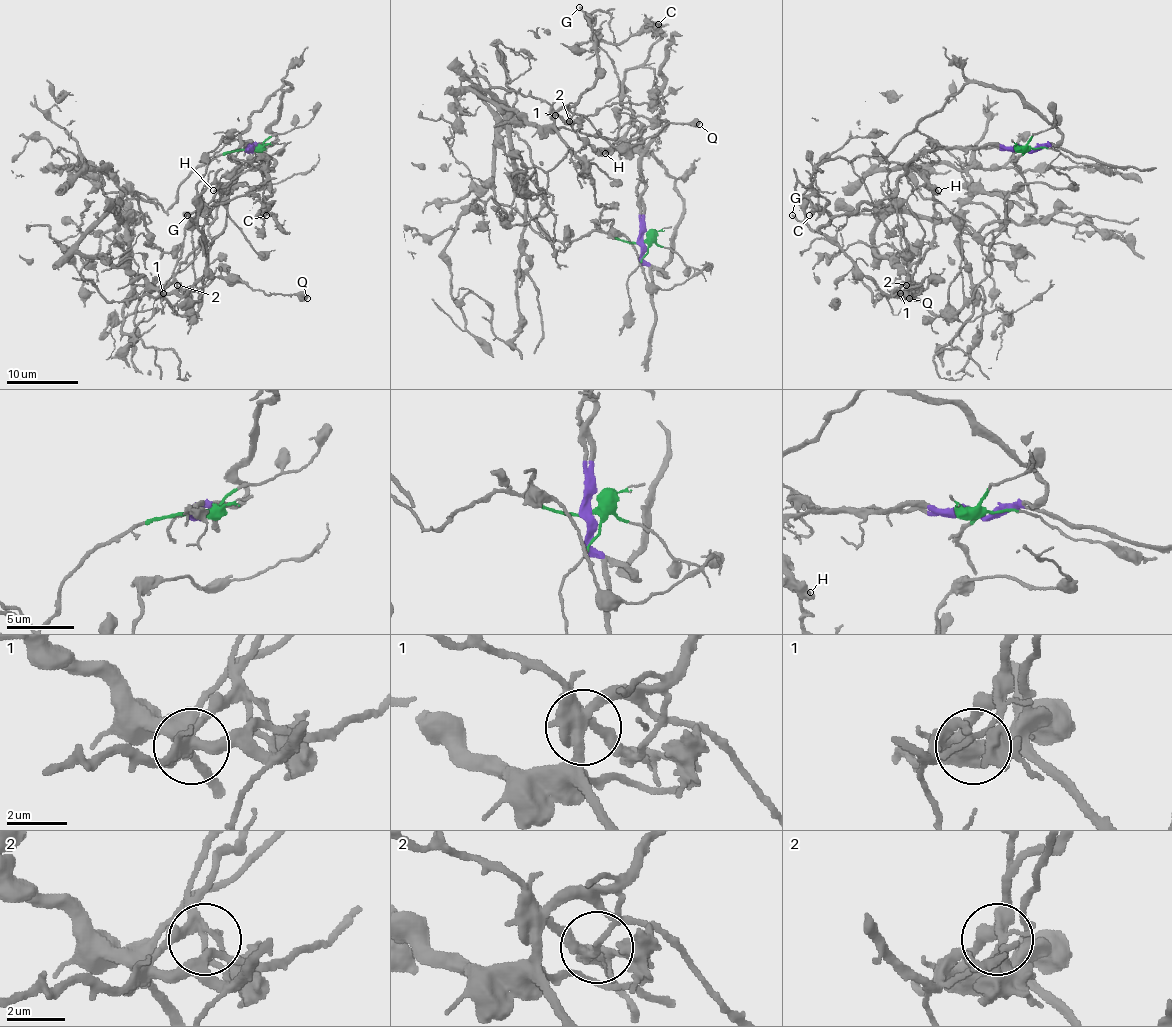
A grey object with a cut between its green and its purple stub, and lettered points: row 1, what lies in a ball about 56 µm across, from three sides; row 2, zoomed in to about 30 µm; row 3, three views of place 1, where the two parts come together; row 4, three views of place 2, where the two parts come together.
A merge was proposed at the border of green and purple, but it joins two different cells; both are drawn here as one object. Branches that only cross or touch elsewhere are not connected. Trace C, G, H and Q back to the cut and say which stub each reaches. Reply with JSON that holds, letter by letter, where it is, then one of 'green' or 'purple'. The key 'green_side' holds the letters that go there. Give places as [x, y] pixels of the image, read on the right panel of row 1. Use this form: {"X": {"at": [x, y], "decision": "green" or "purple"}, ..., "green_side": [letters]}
{"C": {"at": [809, 215], "decision": "purple"}, "G": {"at": [792, 215], "decision": "green"}, "H": {"at": [938, 190], "decision": "purple"}, "Q": {"at": [909, 298], "decision": "green"}, "green_side": ["G", "Q"]}

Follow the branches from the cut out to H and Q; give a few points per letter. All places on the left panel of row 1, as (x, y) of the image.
H: (248, 149), (234, 138), (245, 131), (241, 143), (230, 152), (241, 165), (230, 186), (221, 192), (212, 190)
Q: (248, 149), (202, 163), (164, 210), (127, 193), (77, 249), (155, 286), (216, 277), (307, 299)

